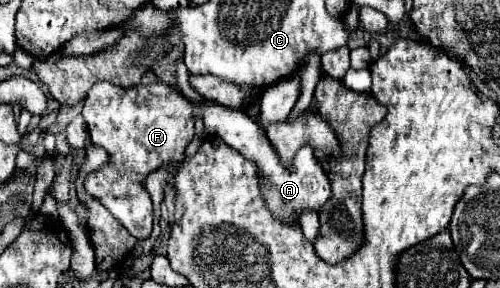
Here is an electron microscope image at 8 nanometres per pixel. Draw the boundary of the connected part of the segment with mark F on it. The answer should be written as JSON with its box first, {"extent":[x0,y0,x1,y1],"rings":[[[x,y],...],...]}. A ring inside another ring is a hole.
{"extent":[81,82,195,240],"rings":[[[97,82],[97,86],[93,86],[87,94],[81,114],[87,122],[91,142],[111,154],[111,162],[107,166],[85,178],[85,188],[89,188],[91,194],[115,214],[129,234],[133,234],[137,240],[149,238],[153,206],[141,182],[161,164],[183,162],[185,148],[195,138],[195,114],[191,102],[183,92],[167,82],[139,84],[133,88]]]}

